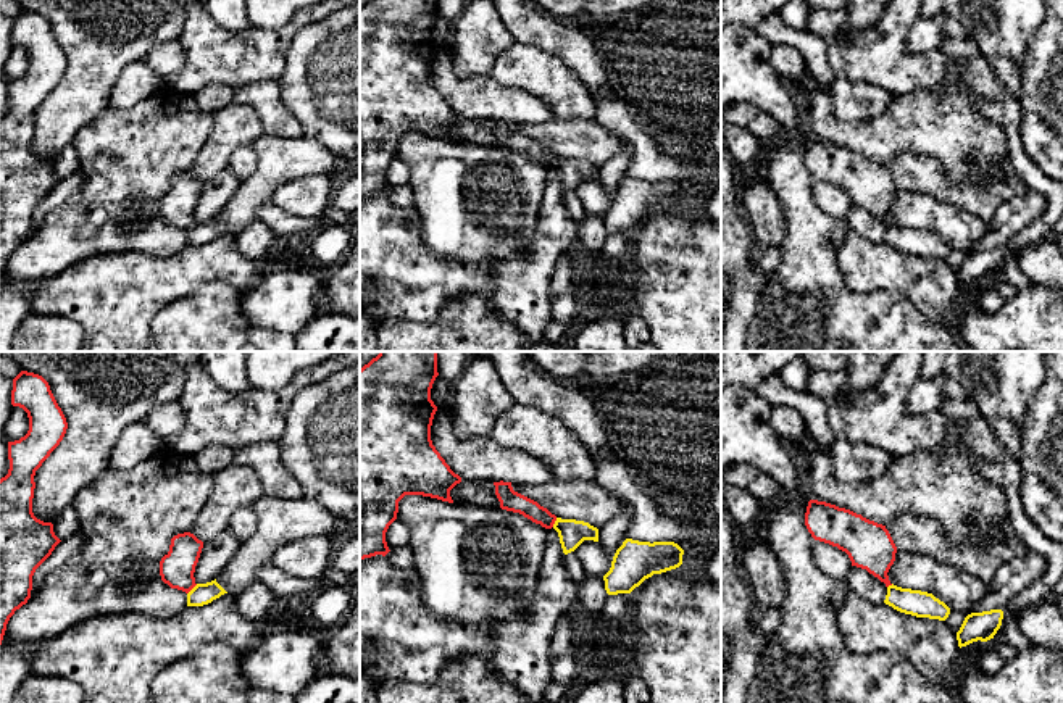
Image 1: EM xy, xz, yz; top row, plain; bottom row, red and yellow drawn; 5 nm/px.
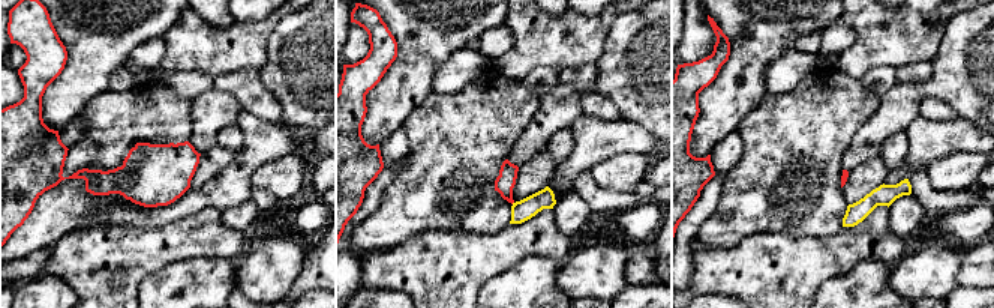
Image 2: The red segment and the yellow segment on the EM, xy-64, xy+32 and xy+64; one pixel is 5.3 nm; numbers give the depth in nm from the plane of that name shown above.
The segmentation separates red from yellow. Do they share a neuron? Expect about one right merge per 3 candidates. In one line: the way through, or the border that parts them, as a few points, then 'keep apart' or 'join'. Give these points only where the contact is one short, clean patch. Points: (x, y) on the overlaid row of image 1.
along xy (197, 584), (187, 594) | keep apart

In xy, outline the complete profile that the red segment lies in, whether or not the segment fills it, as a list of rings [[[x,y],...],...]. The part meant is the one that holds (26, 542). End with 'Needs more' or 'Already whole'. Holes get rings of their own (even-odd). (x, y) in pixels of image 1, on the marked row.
[[[21,371],[13,379],[11,405],[27,413],[29,431],[19,440],[8,442],[10,469],[0,479],[0,645],[10,618],[31,598],[35,569],[61,542],[55,535],[52,522],[44,522],[34,516],[32,498],[35,471],[60,445],[68,429],[66,418],[48,382],[39,374]]]. Already whole

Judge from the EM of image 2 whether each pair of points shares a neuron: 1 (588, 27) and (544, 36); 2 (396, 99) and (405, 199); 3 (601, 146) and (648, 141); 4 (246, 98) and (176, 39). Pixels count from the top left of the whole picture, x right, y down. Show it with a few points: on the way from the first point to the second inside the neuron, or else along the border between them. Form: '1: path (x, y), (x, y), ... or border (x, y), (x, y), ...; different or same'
1: path (577, 38), (555, 39); same
2: border (425, 99), (402, 126); different
3: path (613, 141), (636, 141); same
4: border (254, 68), (233, 69), (215, 77); different

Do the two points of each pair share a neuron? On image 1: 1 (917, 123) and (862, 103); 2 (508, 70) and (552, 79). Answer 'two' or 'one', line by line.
1: two
2: one

